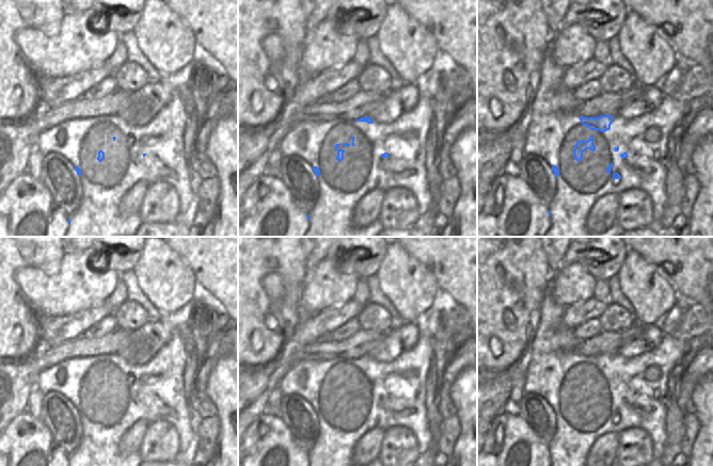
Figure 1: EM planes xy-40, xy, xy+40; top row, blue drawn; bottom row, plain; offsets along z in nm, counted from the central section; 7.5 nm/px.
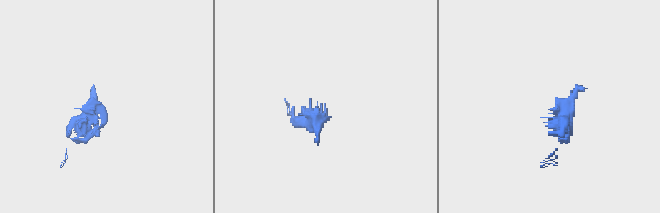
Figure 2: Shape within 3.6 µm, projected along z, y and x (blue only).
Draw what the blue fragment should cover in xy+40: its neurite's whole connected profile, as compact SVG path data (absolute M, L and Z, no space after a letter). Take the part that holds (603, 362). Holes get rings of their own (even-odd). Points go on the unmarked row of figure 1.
M601 354L599 356L581 356L581 361L590 369L605 371L611 368L613 354Z

